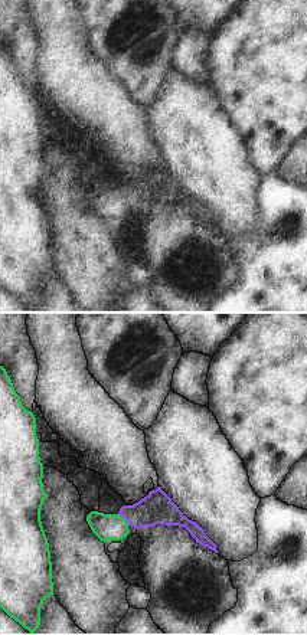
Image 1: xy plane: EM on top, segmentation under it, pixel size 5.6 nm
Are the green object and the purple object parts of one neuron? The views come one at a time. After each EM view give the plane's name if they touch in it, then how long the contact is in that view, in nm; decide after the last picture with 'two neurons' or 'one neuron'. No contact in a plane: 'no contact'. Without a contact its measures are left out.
contact in xy; length 90 nm

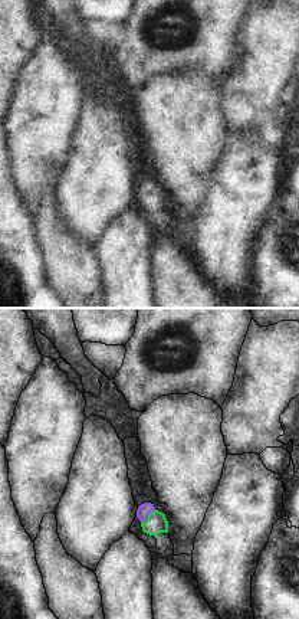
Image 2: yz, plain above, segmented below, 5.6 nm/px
contact in yz; length 110 nm

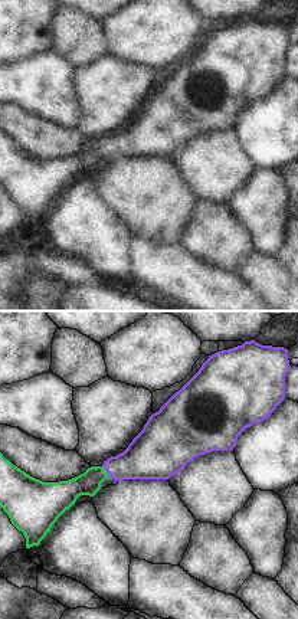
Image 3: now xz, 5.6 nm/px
contact in xz; length 90 nm

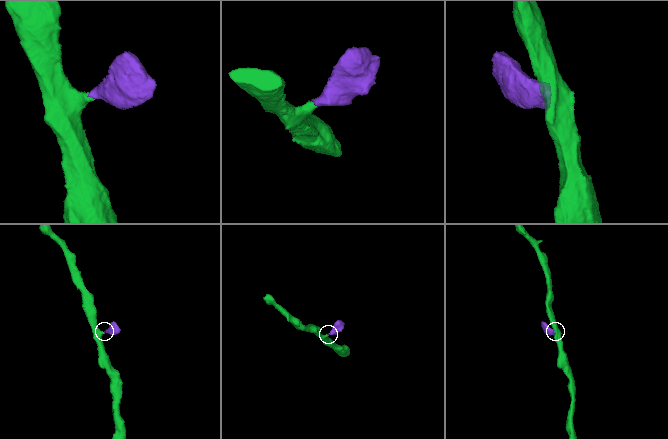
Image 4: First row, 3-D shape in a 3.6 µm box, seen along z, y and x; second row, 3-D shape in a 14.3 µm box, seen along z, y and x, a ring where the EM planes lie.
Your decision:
one neuron

